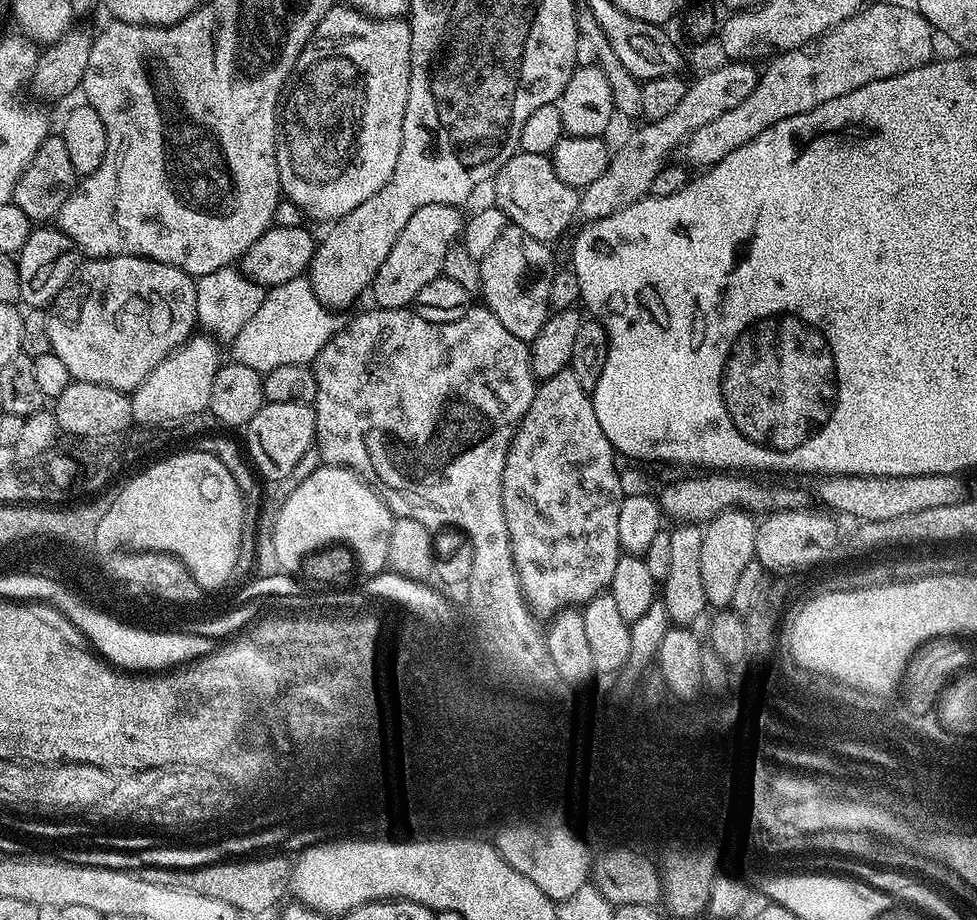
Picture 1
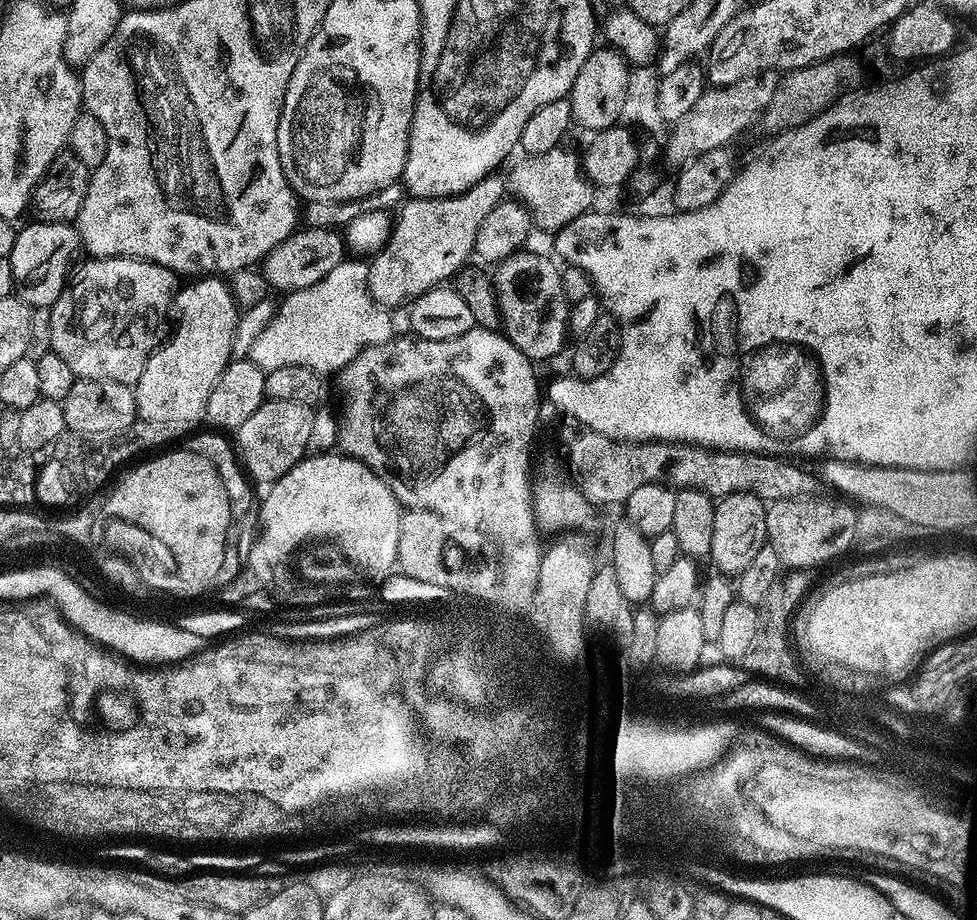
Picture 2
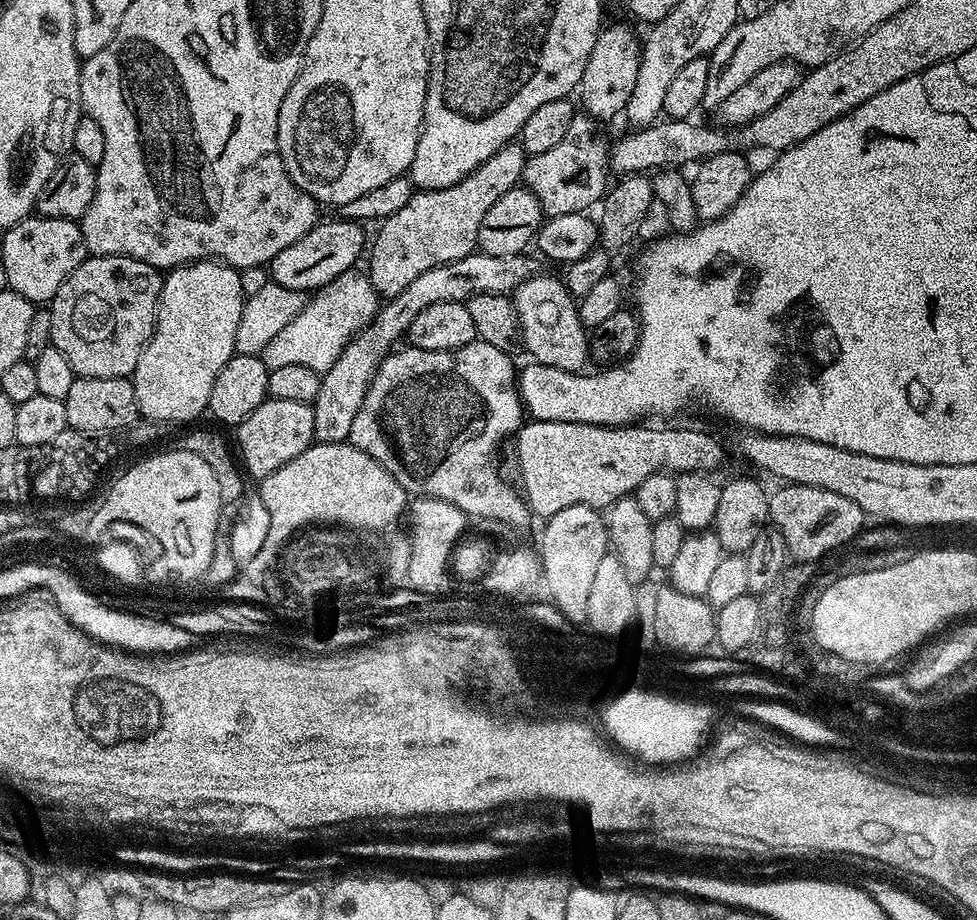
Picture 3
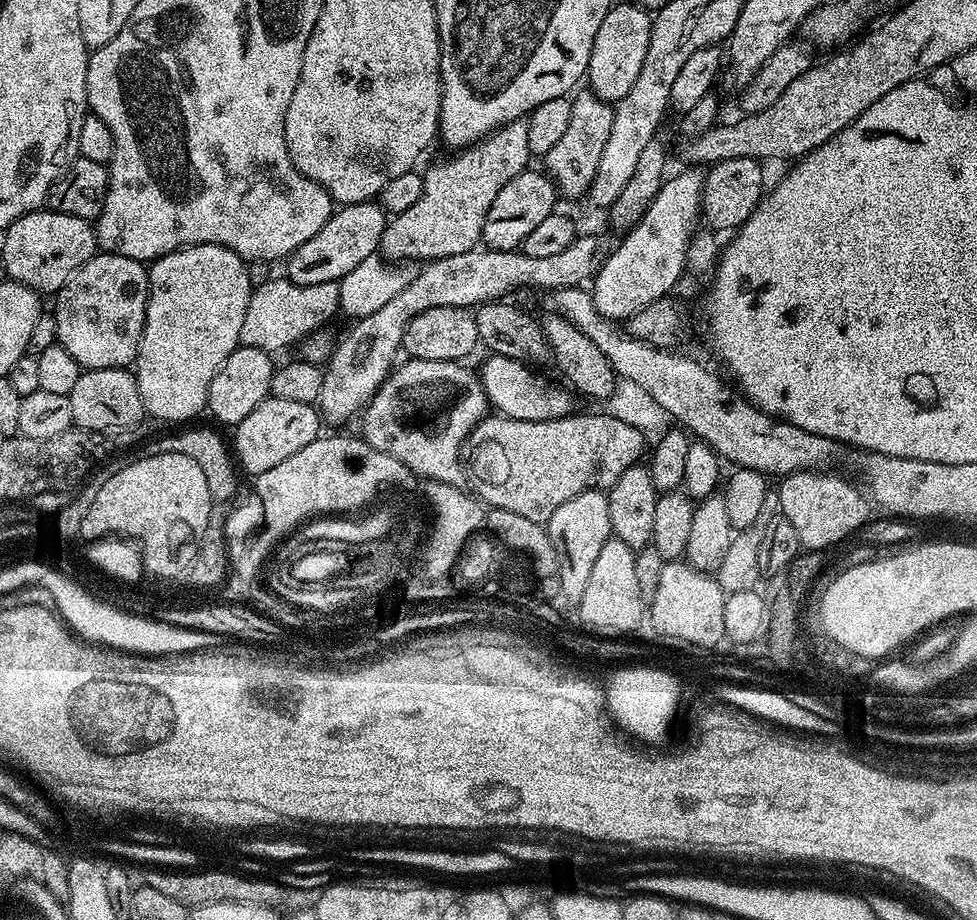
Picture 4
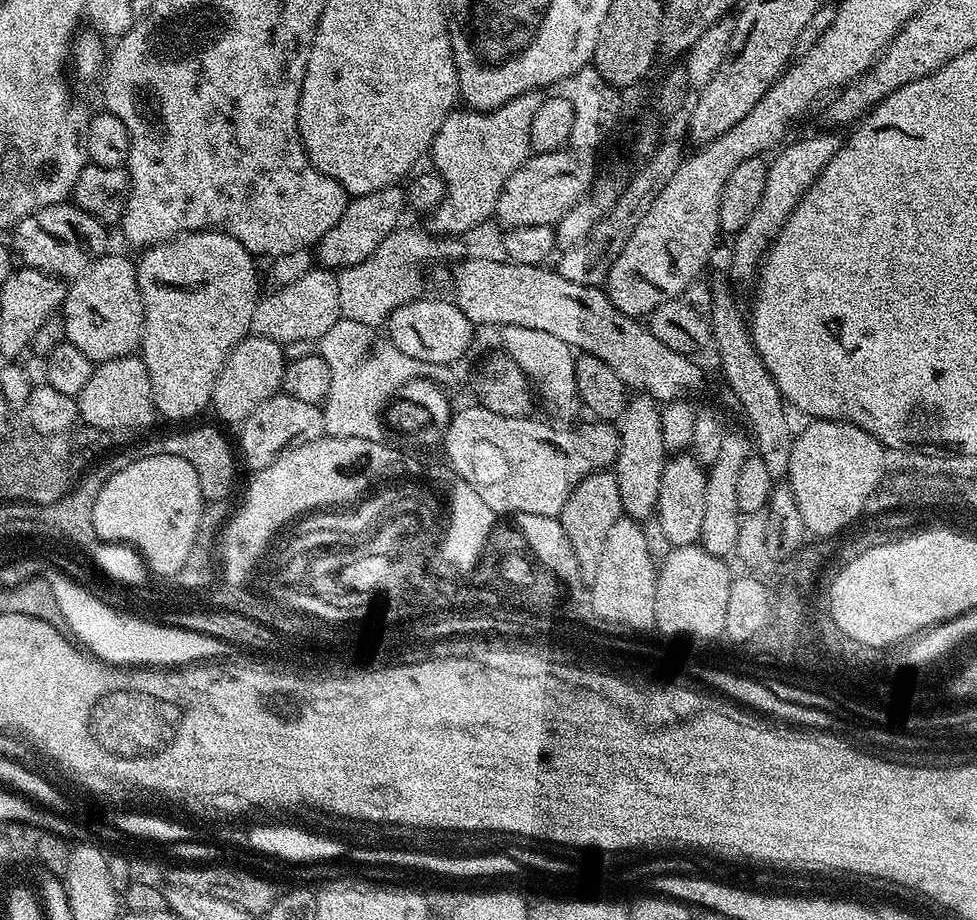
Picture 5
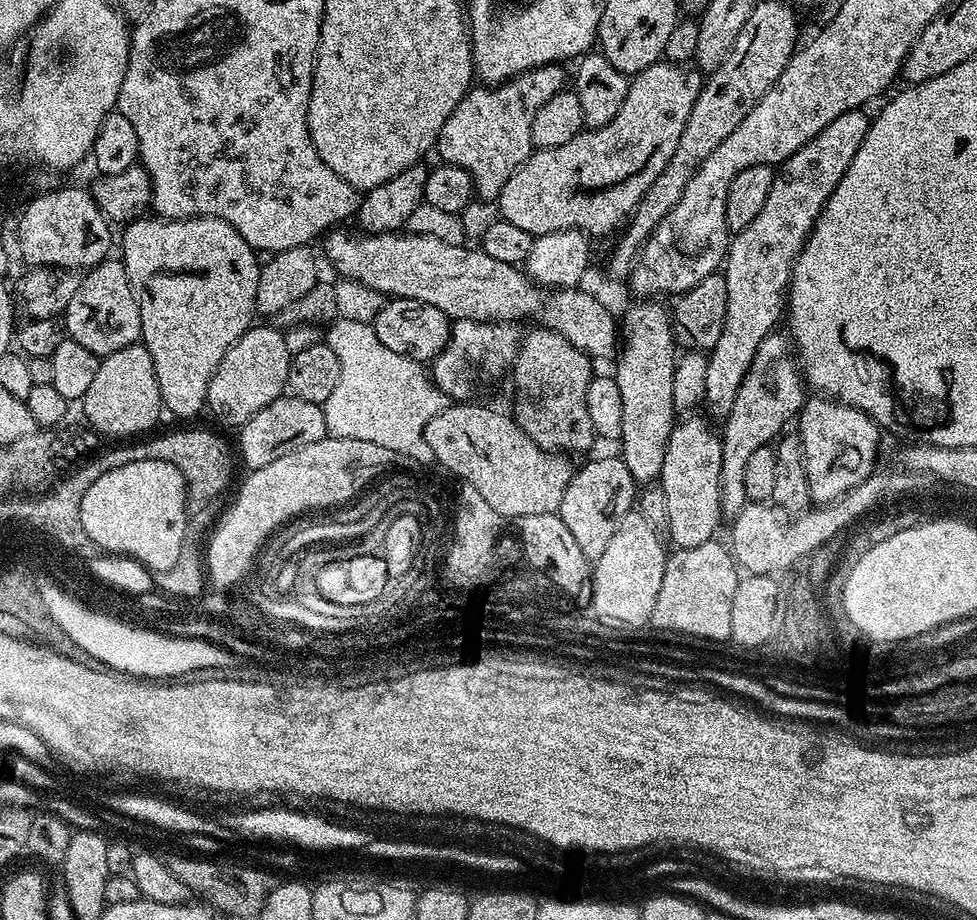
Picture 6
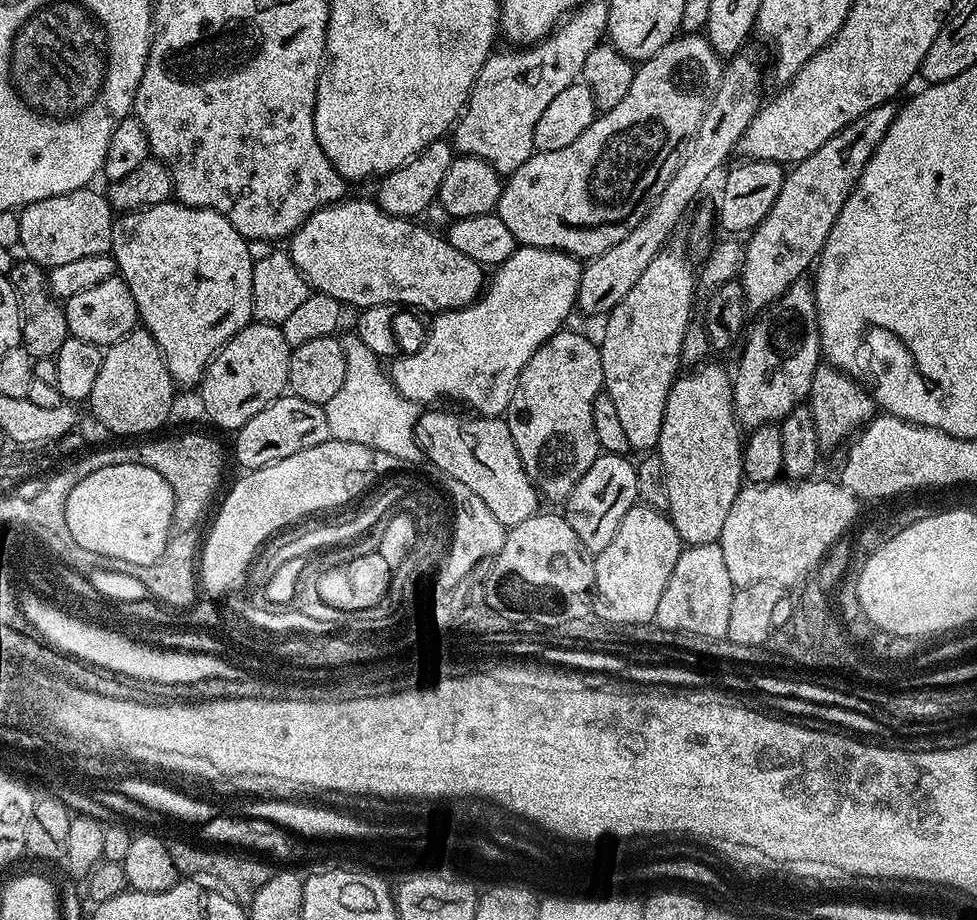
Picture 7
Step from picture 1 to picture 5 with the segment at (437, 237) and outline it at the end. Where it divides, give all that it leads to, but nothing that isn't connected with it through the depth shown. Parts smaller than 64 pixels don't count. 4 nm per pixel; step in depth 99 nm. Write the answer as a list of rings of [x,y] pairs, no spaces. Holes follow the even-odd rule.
[[[543,91],[523,92],[518,98],[489,112],[453,110],[446,118],[446,122],[442,122],[430,149],[431,167],[441,176],[446,186],[443,202],[430,213],[430,220],[432,220],[430,228],[436,236],[463,237],[473,229],[479,229],[480,224],[493,219],[498,194],[502,194],[502,186],[506,186],[510,174],[514,174],[514,170],[522,167],[528,161],[528,157],[533,155],[530,146],[530,126],[538,106],[542,106],[544,97]]]

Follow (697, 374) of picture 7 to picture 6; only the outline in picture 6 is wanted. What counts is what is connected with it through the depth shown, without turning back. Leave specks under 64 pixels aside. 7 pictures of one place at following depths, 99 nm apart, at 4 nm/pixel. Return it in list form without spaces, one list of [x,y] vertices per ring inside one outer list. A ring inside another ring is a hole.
[[[692,414],[681,419],[673,427],[670,442],[666,442],[666,458],[662,458],[662,470],[658,481],[662,494],[666,494],[666,518],[668,519],[666,536],[669,541],[673,540],[673,545],[676,548],[702,546],[702,542],[711,540],[717,535],[716,527],[719,526],[720,520],[722,521],[720,510],[722,442],[720,441],[720,432],[717,429],[712,429],[713,425],[703,415],[701,415],[702,417],[696,415]]]

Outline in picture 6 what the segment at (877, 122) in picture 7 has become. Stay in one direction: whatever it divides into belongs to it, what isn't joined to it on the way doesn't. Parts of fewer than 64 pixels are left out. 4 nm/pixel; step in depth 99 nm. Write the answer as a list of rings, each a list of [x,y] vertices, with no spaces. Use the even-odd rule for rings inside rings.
[[[855,108],[846,114],[838,114],[822,134],[810,138],[802,150],[790,154],[772,173],[770,194],[766,194],[766,202],[762,210],[746,226],[746,230],[735,233],[728,245],[728,255],[722,265],[722,275],[726,282],[726,322],[722,326],[722,334],[718,338],[718,346],[707,353],[706,394],[703,407],[708,408],[707,415],[713,421],[722,422],[730,414],[734,406],[734,398],[738,398],[738,386],[742,386],[742,378],[746,378],[746,370],[750,370],[750,362],[754,362],[754,354],[762,342],[781,323],[786,312],[786,293],[792,282],[792,268],[796,265],[798,254],[808,241],[808,235],[822,214],[824,203],[834,194],[838,182],[842,182],[842,174],[854,162],[854,154],[858,154],[858,146],[862,146],[862,138],[866,138],[870,116],[867,111]]]

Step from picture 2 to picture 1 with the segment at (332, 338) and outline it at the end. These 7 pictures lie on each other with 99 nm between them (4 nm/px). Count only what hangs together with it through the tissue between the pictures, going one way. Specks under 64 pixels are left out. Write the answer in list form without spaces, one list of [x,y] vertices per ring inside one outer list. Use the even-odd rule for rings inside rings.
[[[306,276],[273,285],[260,309],[230,344],[231,359],[261,374],[284,365],[309,365],[324,349],[326,342],[338,333],[340,321],[337,316],[314,294],[312,282]]]

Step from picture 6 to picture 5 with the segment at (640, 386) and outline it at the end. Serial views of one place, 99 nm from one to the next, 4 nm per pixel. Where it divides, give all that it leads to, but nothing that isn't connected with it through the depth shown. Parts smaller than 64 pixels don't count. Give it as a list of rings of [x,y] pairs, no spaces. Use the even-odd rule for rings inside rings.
[[[633,396],[636,397],[633,400],[631,397],[627,401],[618,424],[620,449],[616,455],[614,471],[618,482],[621,513],[633,522],[643,522],[653,519],[658,502],[658,490],[662,486],[666,453],[662,446],[661,405],[650,396]]]

